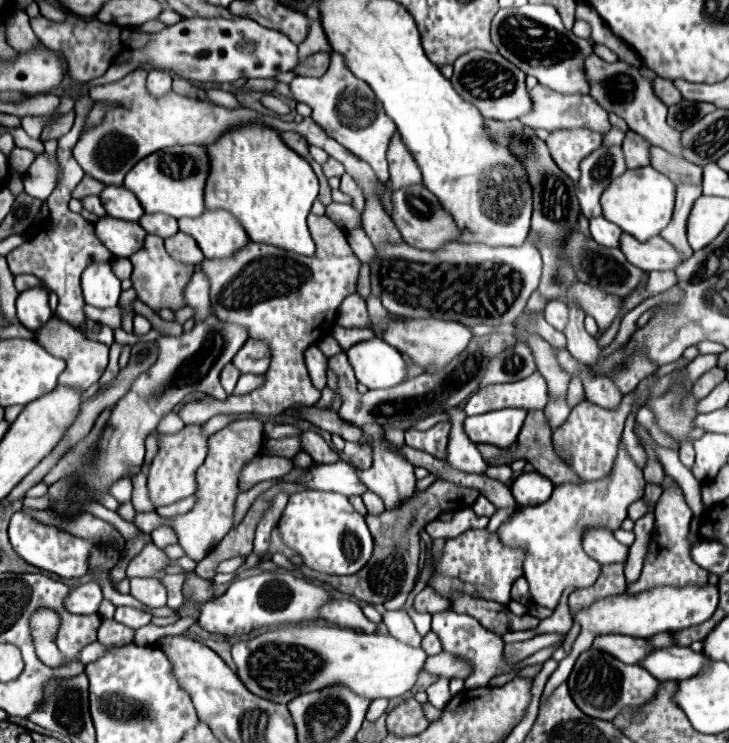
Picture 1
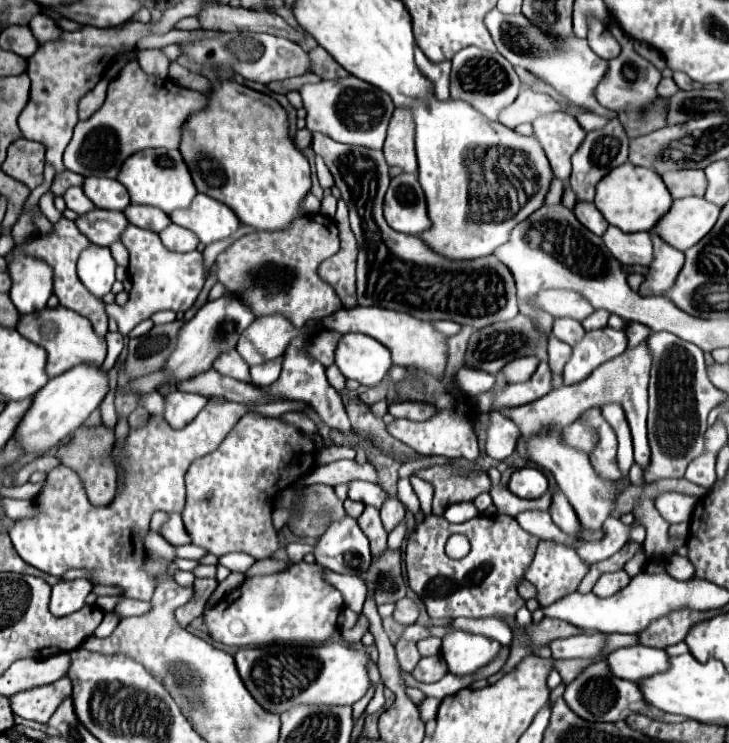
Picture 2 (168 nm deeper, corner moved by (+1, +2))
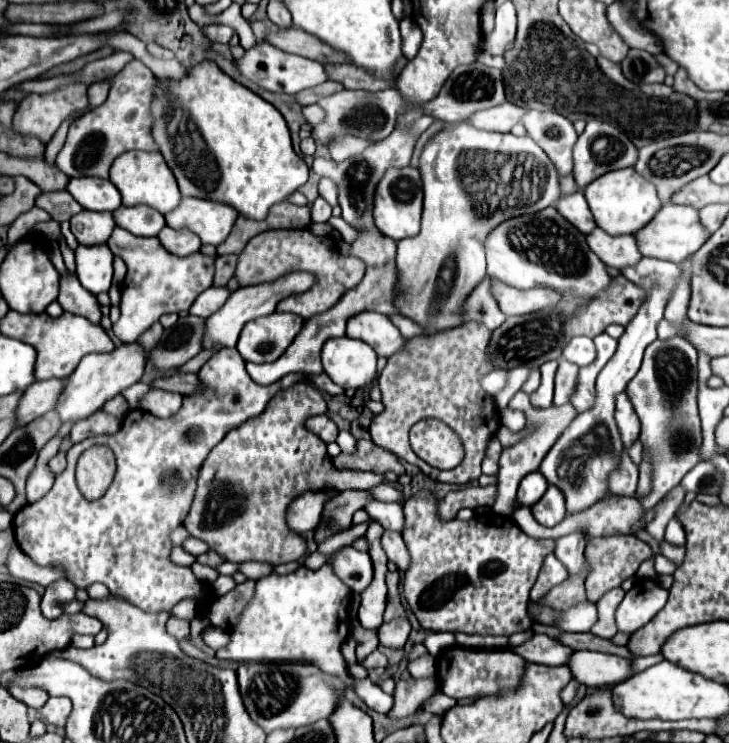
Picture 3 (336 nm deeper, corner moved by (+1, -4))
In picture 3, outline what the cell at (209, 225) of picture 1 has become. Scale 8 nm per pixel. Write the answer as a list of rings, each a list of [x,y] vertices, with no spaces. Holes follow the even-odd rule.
[[[183,197],[173,213],[165,215],[171,229],[189,229],[199,235],[203,245],[221,245],[231,233],[239,213],[229,205]]]

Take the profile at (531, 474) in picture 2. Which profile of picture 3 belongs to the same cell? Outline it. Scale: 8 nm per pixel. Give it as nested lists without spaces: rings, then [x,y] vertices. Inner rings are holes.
[[[539,471],[529,473],[527,477],[523,477],[521,485],[519,485],[519,491],[517,491],[519,505],[533,507],[543,497],[543,493],[547,491],[547,485],[549,485],[547,479]]]

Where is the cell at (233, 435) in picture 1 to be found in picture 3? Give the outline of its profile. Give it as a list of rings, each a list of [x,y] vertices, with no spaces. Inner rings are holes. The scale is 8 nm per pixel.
[[[299,383],[293,385],[293,389],[289,391],[277,393],[259,417],[253,417],[251,421],[245,421],[241,427],[227,433],[223,441],[211,449],[209,457],[203,461],[199,469],[195,499],[183,523],[189,535],[205,541],[211,551],[219,553],[225,561],[231,563],[261,561],[261,563],[279,565],[279,563],[297,561],[301,555],[305,555],[305,541],[285,523],[285,511],[297,495],[305,491],[321,491],[327,485],[335,485],[337,491],[369,489],[371,485],[379,485],[385,481],[385,475],[373,471],[349,471],[333,467],[325,451],[327,445],[315,433],[307,431],[303,425],[307,417],[325,411],[327,405],[317,387],[313,387],[311,383]]]

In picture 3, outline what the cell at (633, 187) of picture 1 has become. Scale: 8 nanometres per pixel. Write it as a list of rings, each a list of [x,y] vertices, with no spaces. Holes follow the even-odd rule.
[[[633,167],[607,173],[599,177],[599,181],[593,181],[585,189],[585,199],[593,211],[593,217],[597,221],[597,227],[607,231],[609,235],[629,235],[643,229],[661,209],[661,199],[657,195],[657,189],[651,181],[641,177]]]

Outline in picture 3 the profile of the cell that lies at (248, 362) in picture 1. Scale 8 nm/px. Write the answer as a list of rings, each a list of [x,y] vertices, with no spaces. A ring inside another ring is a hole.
[[[271,313],[249,321],[237,341],[237,351],[245,361],[271,363],[279,359],[303,329],[305,319],[295,313]]]

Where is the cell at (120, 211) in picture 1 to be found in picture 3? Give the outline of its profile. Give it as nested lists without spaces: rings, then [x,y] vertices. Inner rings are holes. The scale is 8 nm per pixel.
[[[99,177],[71,179],[67,191],[89,211],[115,211],[121,207],[121,195],[117,187]]]

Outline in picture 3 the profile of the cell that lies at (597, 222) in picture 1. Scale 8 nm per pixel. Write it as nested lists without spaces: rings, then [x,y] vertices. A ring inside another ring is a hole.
[[[573,193],[573,195],[565,195],[561,197],[555,207],[559,209],[559,213],[563,213],[563,217],[567,217],[567,221],[571,221],[581,233],[589,235],[593,229],[597,229],[597,223],[591,215],[591,209],[585,201],[583,193]]]

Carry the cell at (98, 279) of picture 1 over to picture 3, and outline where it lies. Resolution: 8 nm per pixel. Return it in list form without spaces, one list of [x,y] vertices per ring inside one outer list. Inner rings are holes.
[[[79,245],[77,257],[77,279],[93,295],[107,293],[113,279],[113,253],[107,245]]]

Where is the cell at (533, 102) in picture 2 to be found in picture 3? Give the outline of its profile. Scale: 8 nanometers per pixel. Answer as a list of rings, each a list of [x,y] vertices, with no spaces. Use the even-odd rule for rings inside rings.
[[[505,101],[499,107],[491,107],[483,113],[477,113],[475,117],[469,119],[471,125],[487,131],[499,131],[499,133],[509,133],[513,125],[517,125],[525,115],[525,109],[519,105],[513,105]]]

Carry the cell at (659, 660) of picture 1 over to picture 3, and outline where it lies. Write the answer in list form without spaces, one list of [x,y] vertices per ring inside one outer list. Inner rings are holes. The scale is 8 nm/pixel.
[[[575,651],[567,663],[573,677],[587,687],[617,685],[633,677],[631,659],[599,651]]]

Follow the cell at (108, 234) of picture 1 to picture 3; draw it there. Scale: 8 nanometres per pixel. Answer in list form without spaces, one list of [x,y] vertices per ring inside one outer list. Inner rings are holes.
[[[81,211],[71,219],[71,233],[81,245],[103,245],[117,227],[111,213]]]

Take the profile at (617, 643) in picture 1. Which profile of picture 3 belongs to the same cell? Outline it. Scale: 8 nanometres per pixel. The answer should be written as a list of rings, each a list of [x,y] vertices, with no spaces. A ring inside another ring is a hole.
[[[535,633],[527,643],[519,645],[515,649],[515,653],[519,653],[525,661],[531,661],[531,663],[565,665],[569,661],[573,649],[569,649],[567,645],[563,645],[545,633]]]

